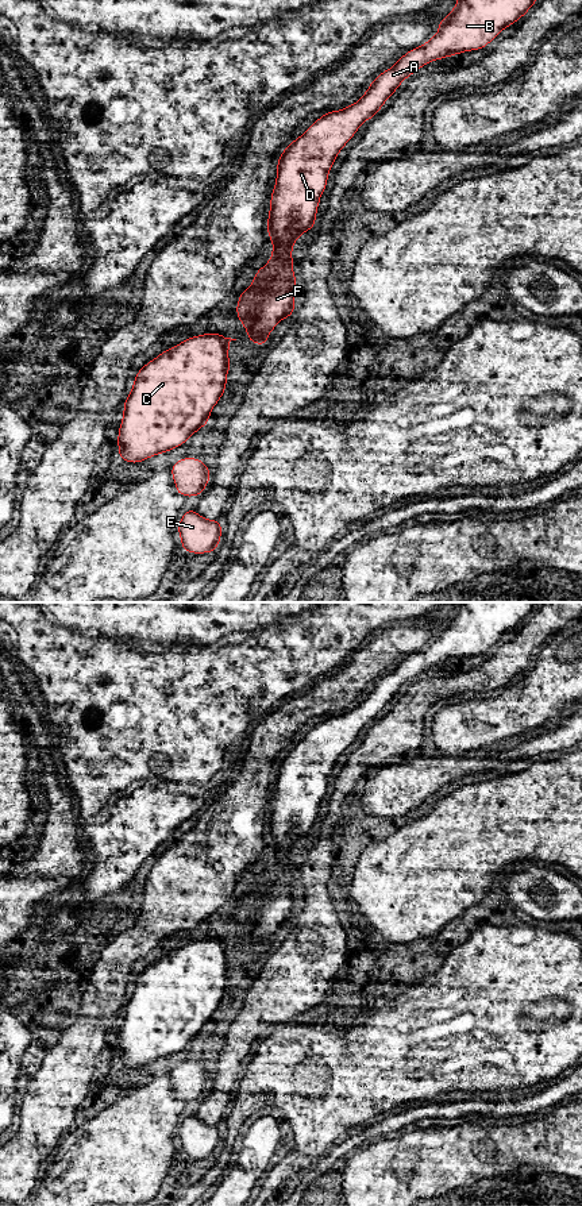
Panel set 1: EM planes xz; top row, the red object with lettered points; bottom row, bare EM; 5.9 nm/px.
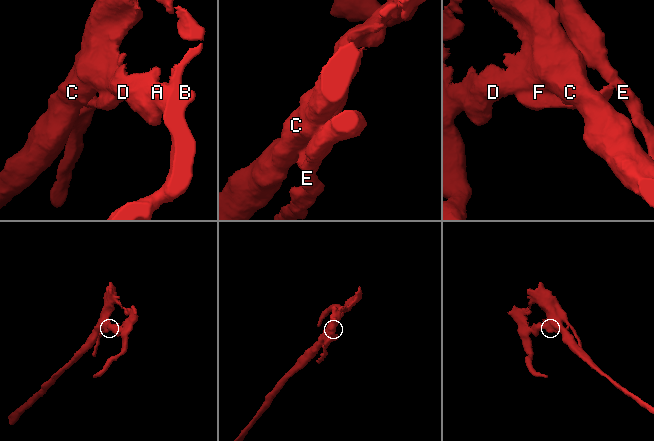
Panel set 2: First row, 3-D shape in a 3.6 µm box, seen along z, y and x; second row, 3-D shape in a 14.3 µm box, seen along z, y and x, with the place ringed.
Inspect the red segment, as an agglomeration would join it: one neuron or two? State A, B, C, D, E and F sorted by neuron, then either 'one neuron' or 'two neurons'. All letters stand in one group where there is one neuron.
A B C D E F; one neuron

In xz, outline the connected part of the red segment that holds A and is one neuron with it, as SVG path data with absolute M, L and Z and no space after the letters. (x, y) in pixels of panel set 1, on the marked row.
M458 0L454 9L439 19L435 36L423 46L406 51L394 66L378 74L363 96L340 111L329 111L312 123L281 153L277 161L277 178L270 197L267 216L267 238L271 239L273 253L269 263L259 267L253 284L239 293L236 316L247 330L247 340L262 346L269 342L269 332L296 309L294 286L298 284L293 274L294 261L292 248L300 235L316 226L316 212L328 182L328 173L346 143L356 134L363 122L377 116L385 101L398 89L401 82L427 63L458 55L465 51L485 49L502 30L521 19L537 0Z

